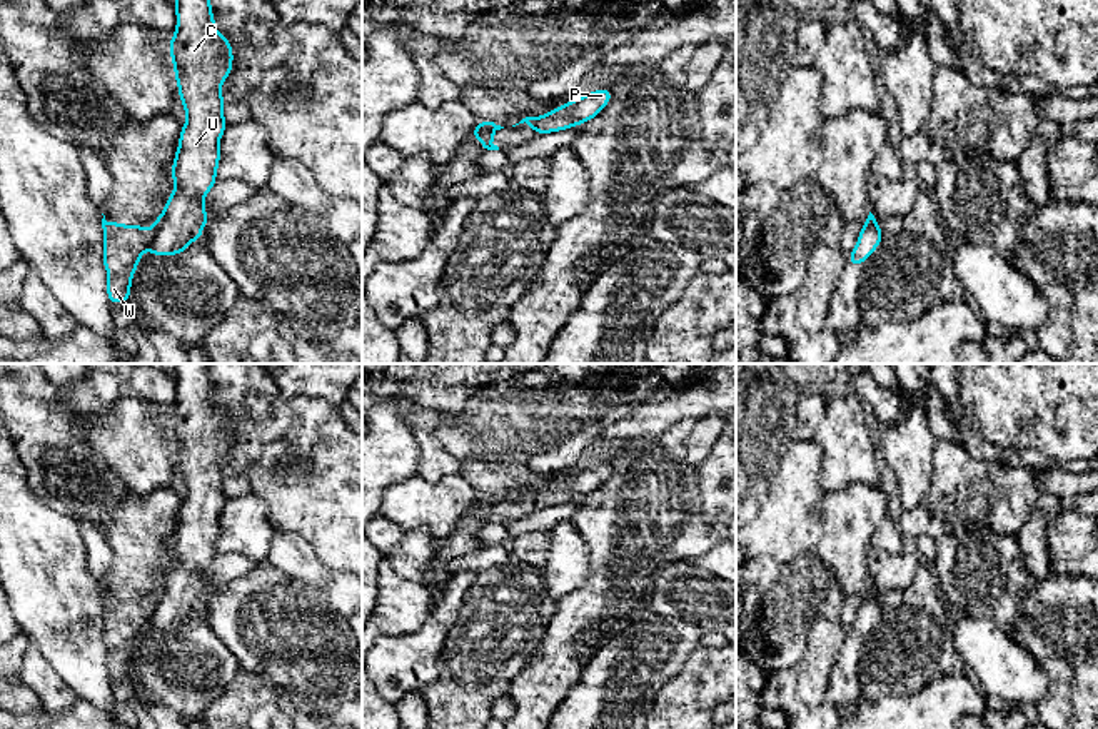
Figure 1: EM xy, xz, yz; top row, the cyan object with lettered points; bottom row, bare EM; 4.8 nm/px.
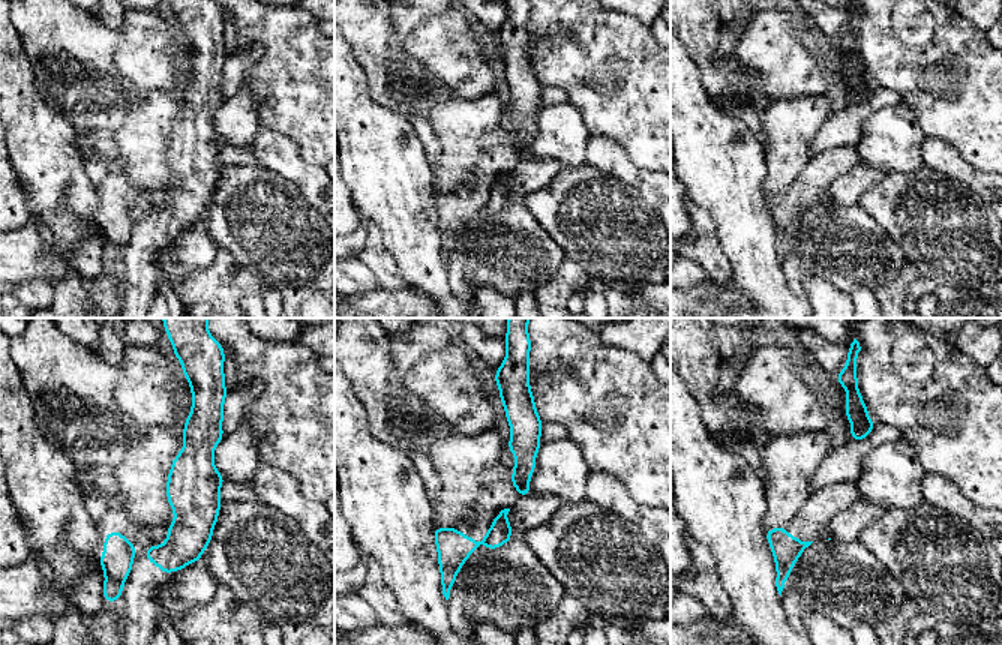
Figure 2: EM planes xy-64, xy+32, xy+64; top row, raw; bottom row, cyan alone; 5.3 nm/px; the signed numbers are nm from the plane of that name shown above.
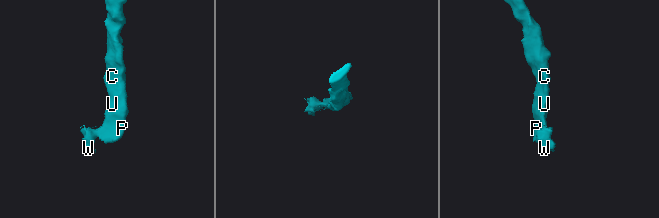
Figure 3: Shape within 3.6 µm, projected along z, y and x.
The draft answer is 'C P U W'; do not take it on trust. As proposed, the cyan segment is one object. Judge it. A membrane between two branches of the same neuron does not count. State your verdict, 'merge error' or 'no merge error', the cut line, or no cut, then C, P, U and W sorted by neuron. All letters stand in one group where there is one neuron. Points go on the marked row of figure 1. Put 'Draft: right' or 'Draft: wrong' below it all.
merge error | xy (162, 216), (162, 224), (149, 246) | C P U / W
Draft: wrong

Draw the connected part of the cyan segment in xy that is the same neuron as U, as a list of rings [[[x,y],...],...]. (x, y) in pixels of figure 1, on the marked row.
[[[175,0],[177,28],[169,43],[179,95],[187,113],[179,148],[170,170],[175,189],[164,205],[162,225],[152,242],[152,255],[180,255],[192,240],[202,240],[205,215],[204,197],[215,185],[220,162],[219,142],[227,128],[220,83],[232,73],[234,52],[227,37],[215,30],[210,0]]]

